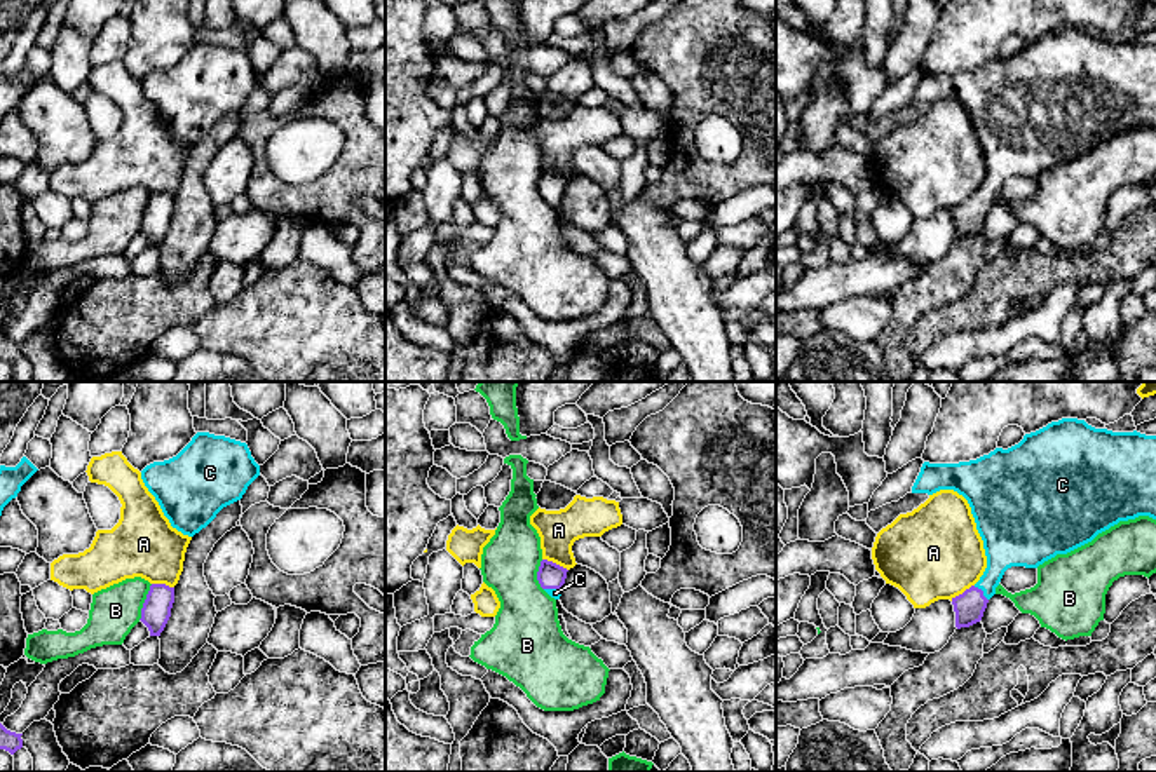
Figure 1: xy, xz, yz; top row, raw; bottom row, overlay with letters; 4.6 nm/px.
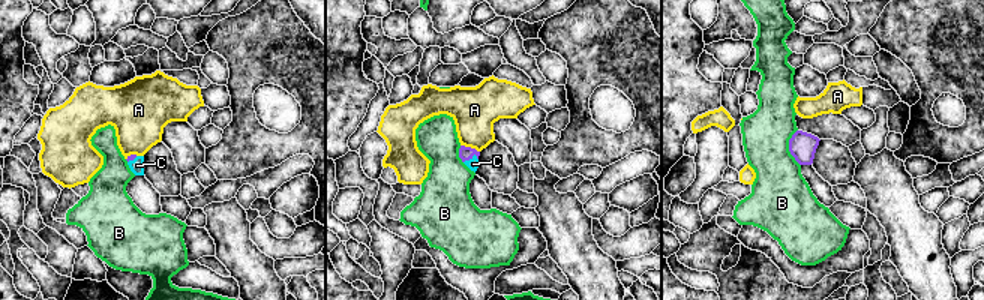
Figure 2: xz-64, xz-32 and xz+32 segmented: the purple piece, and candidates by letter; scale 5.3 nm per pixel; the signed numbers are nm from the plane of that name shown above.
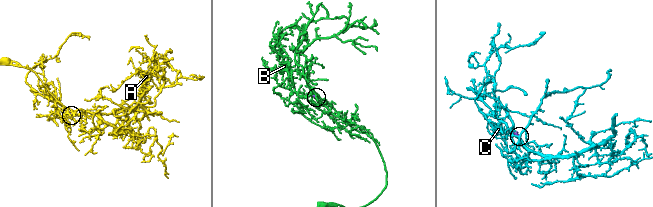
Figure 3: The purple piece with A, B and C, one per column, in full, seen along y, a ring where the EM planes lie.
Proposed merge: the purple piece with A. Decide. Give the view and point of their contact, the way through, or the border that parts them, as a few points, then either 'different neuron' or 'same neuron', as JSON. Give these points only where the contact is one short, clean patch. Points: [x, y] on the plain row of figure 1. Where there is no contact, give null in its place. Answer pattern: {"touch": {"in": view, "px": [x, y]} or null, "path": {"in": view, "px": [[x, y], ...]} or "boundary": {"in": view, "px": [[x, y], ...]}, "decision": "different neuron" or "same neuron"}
{"touch": {"in": "xz", "px": [555, 173]}, "boundary": {"in": "xz", "px": [[543, 168], [567, 180]]}, "decision": "different neuron"}

